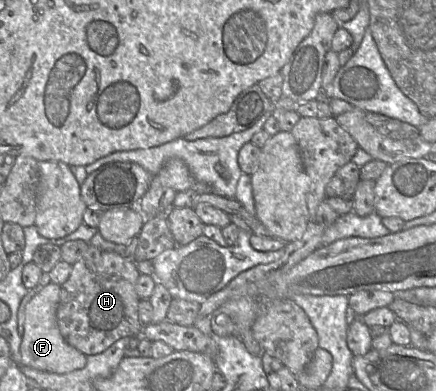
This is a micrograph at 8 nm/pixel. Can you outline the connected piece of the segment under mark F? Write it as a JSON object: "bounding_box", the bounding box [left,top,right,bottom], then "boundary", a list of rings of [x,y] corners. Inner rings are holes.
{"bounding_box":[19,283,86,374],"boundary":[[[49,283],[41,286],[24,308],[22,341],[19,348],[20,366],[66,374],[82,369],[86,365],[86,355],[69,345],[60,333],[57,323],[57,308],[60,300],[61,285]]]}

